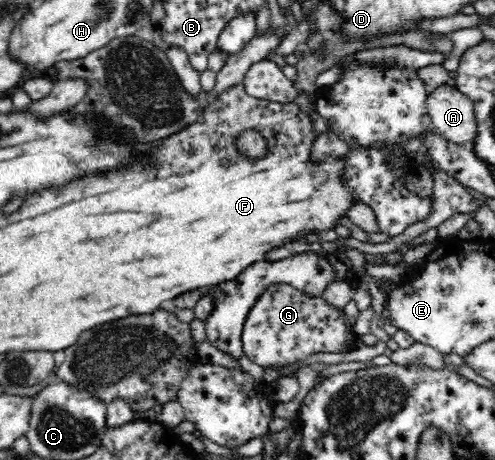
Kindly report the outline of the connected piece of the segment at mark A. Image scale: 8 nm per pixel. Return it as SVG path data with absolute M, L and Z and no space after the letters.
M442 85L429 92L426 108L433 131L451 143L474 147L477 119L473 102L465 94L455 86Z

